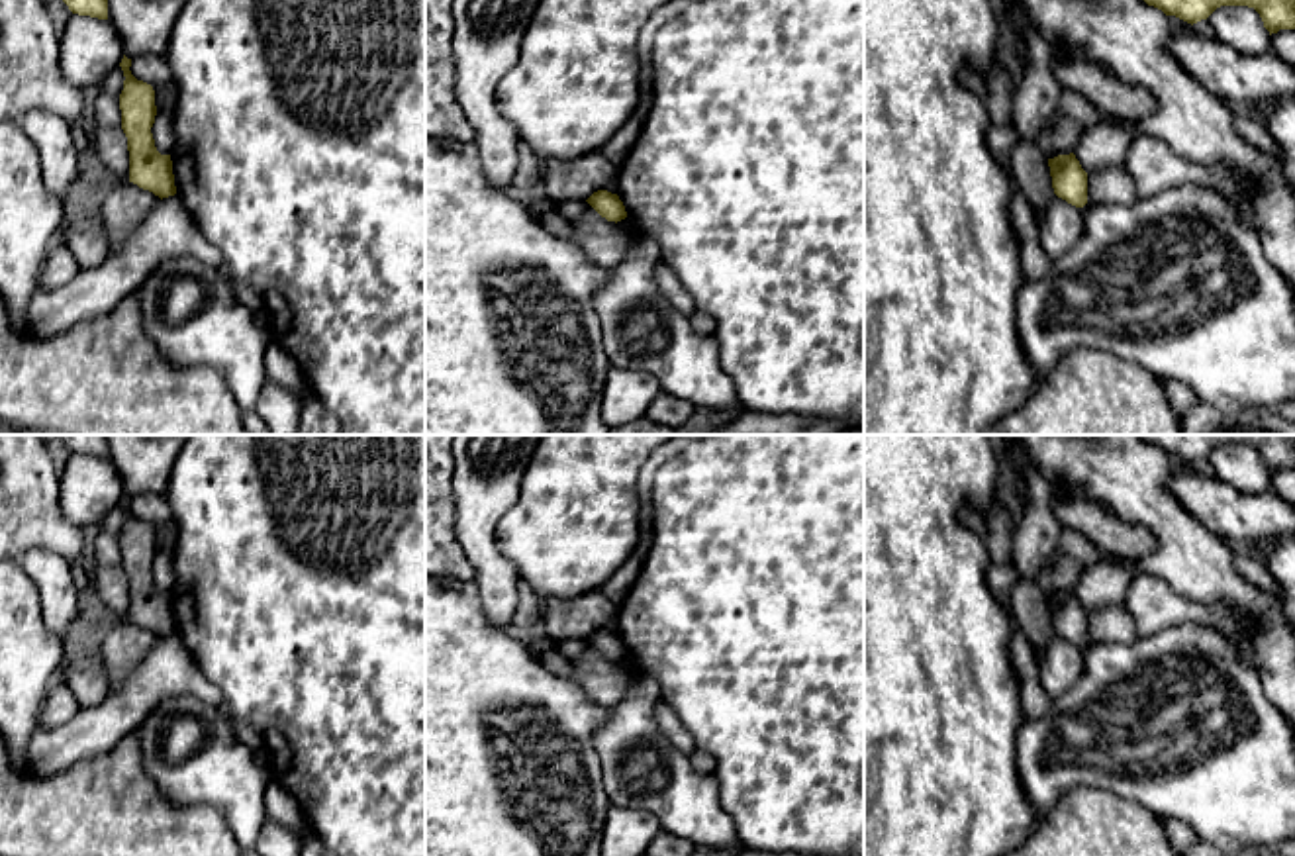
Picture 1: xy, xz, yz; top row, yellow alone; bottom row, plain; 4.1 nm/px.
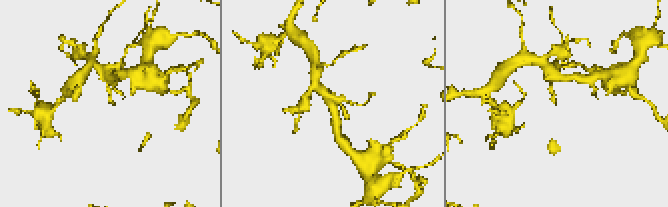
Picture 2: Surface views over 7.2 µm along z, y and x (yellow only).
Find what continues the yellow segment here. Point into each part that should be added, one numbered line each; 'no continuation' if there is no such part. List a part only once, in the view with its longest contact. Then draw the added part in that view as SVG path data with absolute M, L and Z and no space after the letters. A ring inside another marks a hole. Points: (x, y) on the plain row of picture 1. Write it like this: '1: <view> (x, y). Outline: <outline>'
no continuation

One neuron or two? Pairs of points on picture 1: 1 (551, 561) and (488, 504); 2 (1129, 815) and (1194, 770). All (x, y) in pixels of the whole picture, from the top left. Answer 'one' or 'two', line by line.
1: two
2: two

